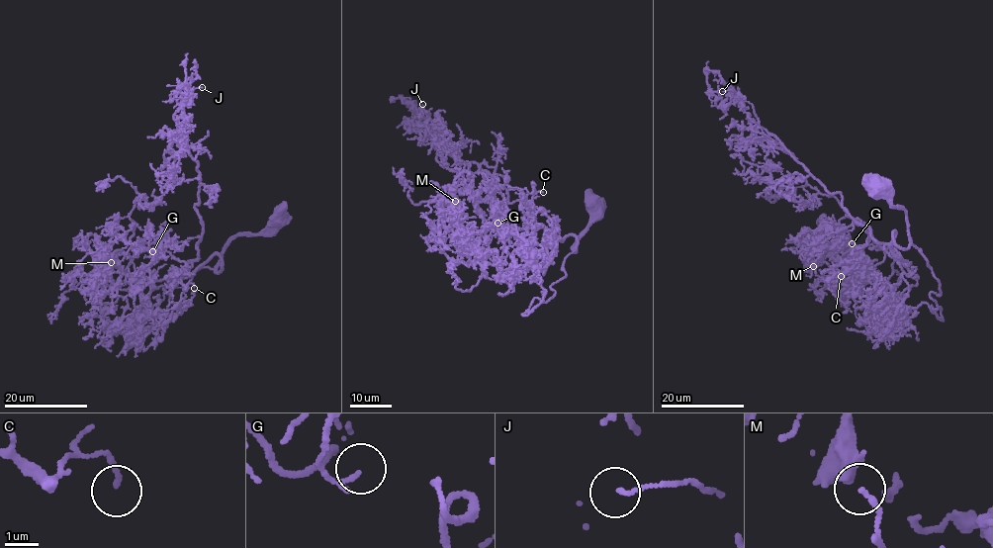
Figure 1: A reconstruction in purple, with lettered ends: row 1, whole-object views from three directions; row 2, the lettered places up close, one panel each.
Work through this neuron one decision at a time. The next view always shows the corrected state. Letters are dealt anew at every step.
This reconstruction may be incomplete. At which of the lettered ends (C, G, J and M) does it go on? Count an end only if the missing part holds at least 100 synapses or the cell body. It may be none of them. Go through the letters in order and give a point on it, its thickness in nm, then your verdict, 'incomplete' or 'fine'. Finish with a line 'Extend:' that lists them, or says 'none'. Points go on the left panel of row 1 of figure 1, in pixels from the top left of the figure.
C: (194, 288) | 130 nm | fine
G: (152, 251) | 130 nm | incomplete
J: (202, 87) | 110 nm | fine
M: (111, 262) | 90 nm | fine
Extend: G

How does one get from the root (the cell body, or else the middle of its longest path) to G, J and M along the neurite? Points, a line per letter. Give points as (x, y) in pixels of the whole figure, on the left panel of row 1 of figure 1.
G: (278, 220), (229, 241), (217, 272), (216, 254), (184, 274), (199, 237), (175, 241), (160, 228), (152, 251)
J: (278, 220), (229, 241), (221, 271), (216, 254), (184, 274), (203, 231), (200, 176), (174, 116), (202, 87)
M: (278, 220), (229, 241), (217, 272), (216, 254), (171, 282), (111, 266), (102, 284), (111, 262)

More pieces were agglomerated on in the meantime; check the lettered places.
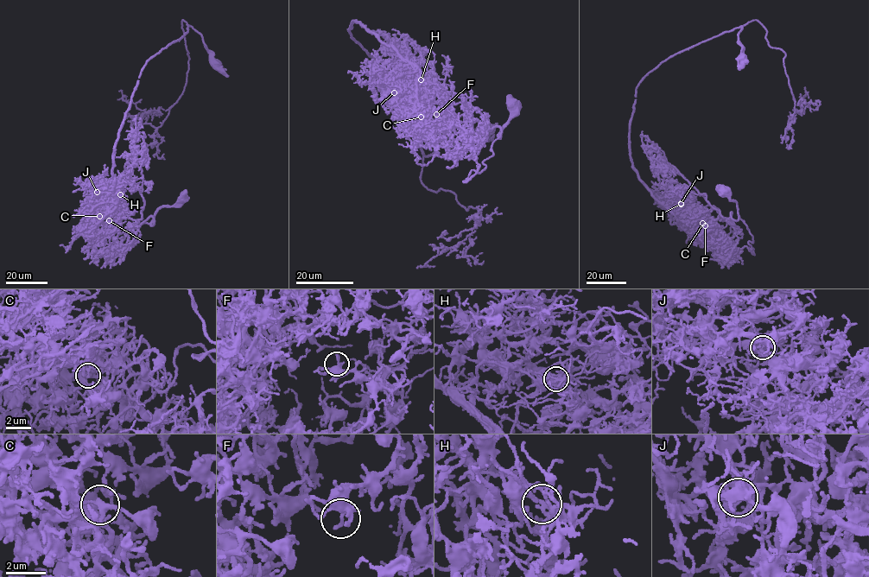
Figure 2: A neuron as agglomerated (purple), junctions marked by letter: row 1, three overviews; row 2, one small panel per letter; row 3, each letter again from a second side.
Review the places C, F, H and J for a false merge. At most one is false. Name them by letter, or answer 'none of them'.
C

